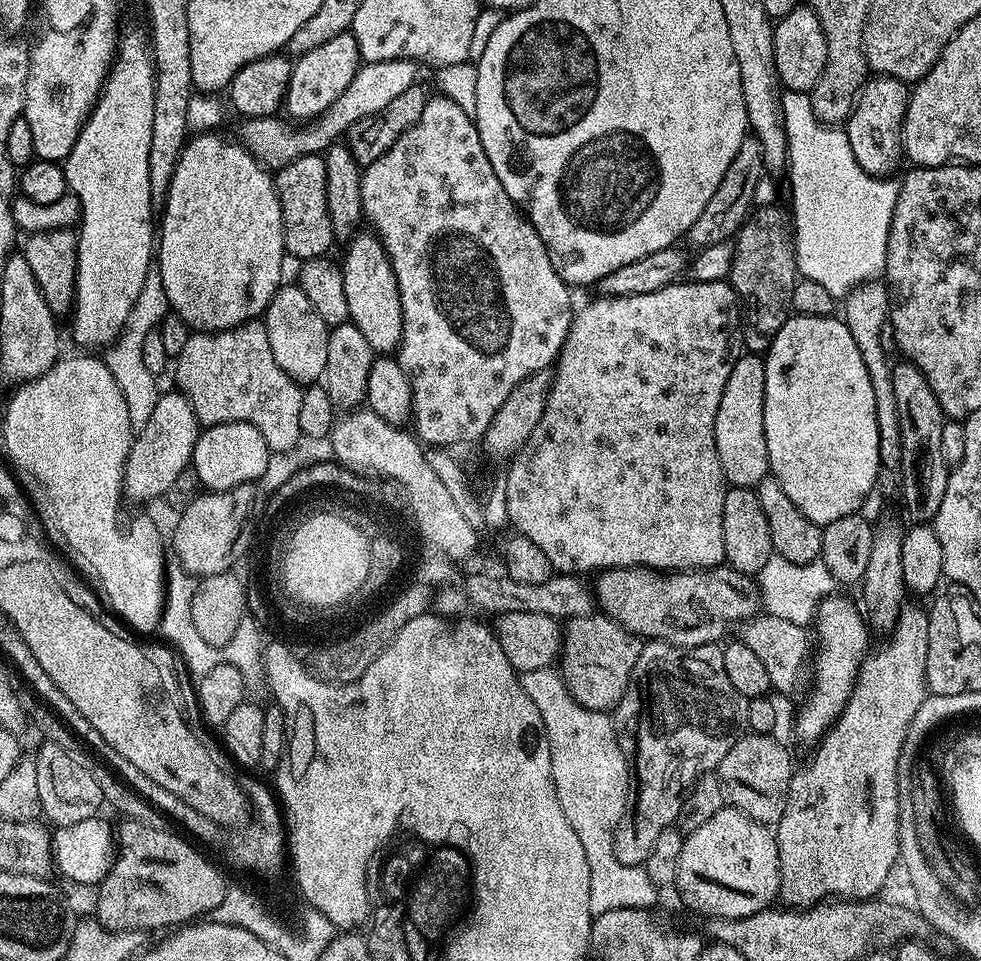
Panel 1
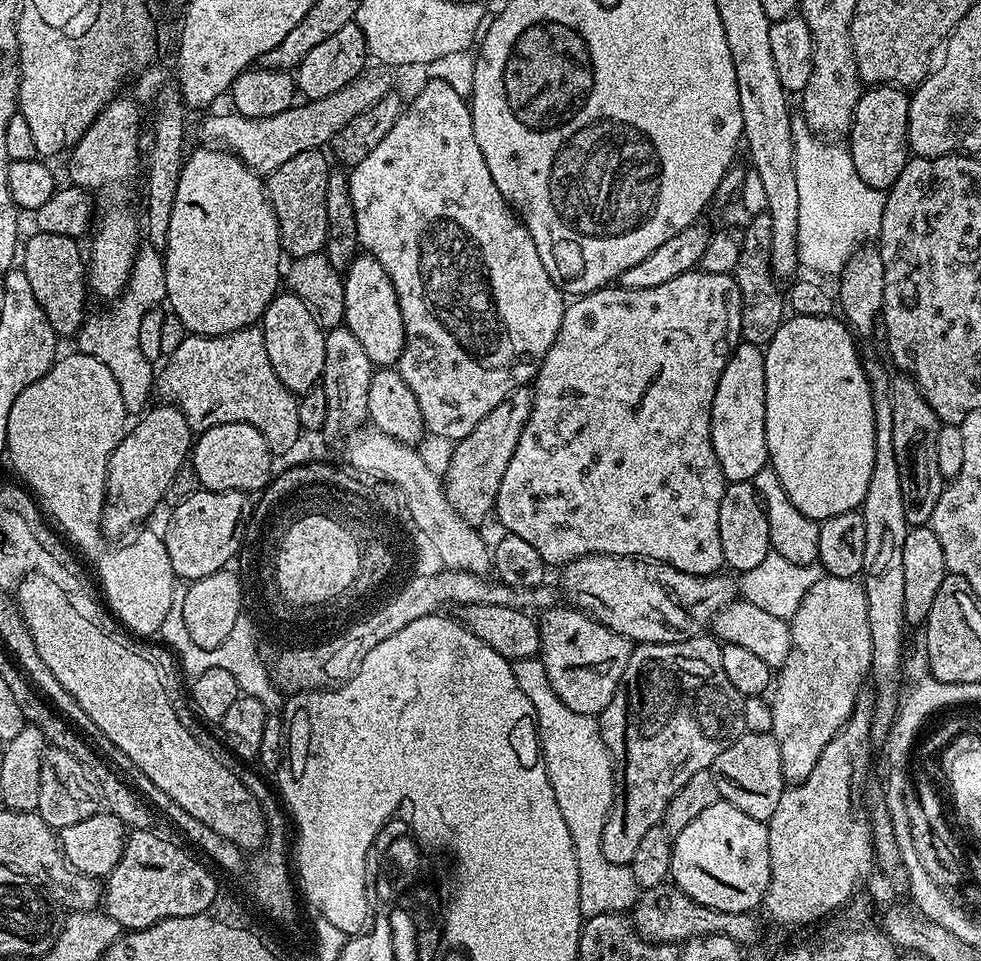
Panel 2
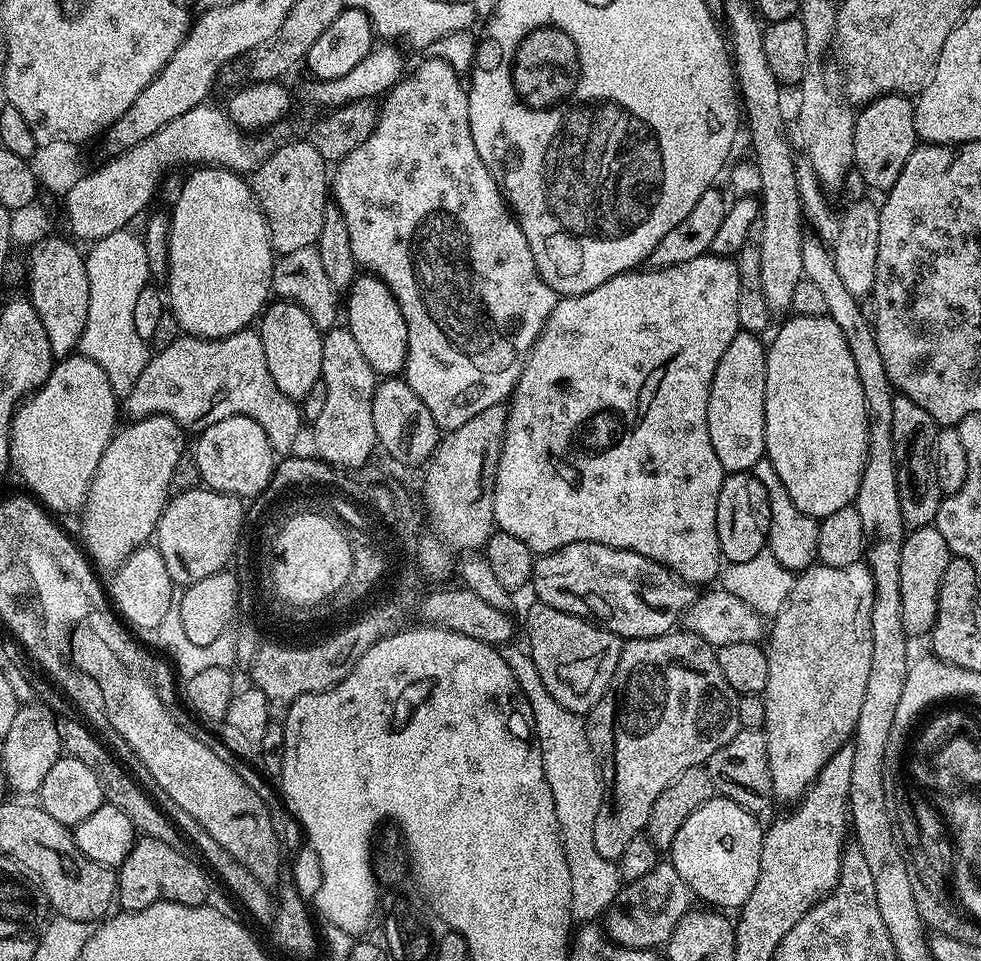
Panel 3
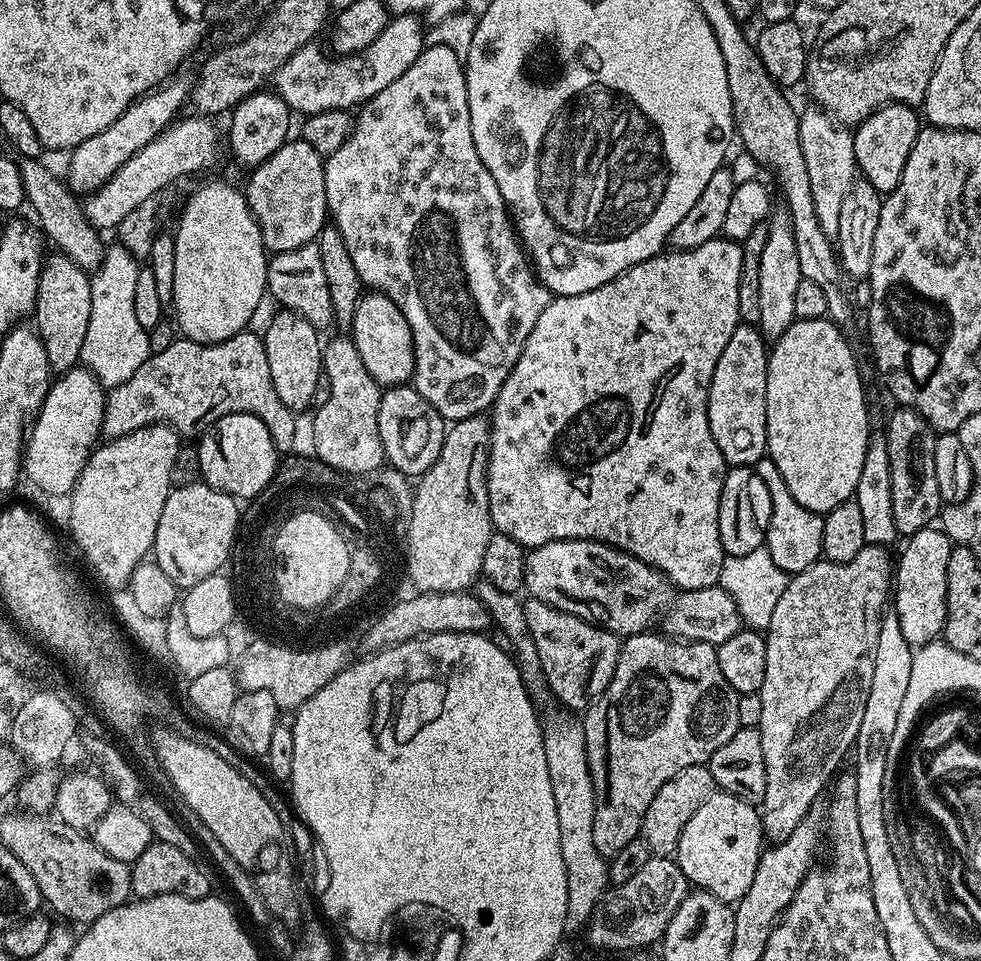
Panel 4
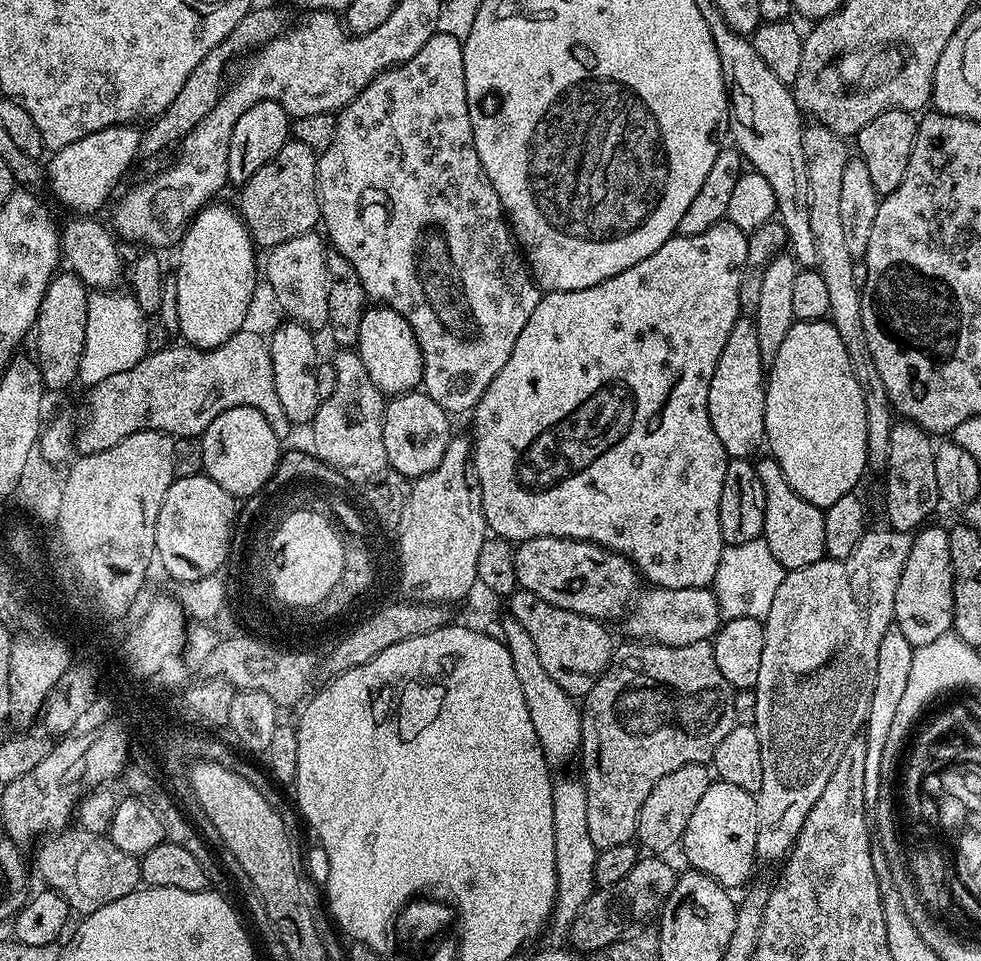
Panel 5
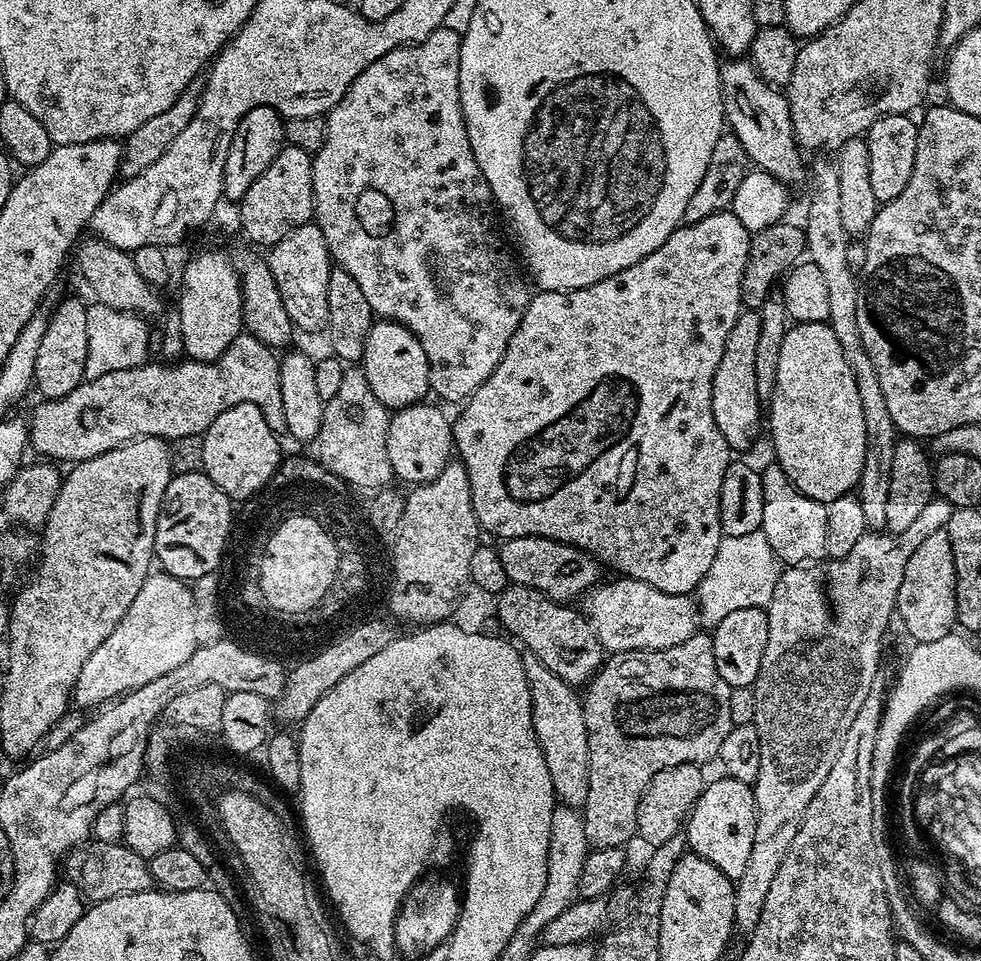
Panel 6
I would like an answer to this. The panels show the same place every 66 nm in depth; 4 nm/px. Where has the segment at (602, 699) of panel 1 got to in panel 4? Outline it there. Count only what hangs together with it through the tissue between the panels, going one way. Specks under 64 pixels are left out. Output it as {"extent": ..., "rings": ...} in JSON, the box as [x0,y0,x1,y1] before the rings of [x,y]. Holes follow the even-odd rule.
{"extent":[523,598,621,709],"rings":[[[528,598],[523,605],[526,626],[530,626],[542,670],[548,679],[548,692],[568,708],[586,709],[606,690],[620,657],[621,641],[615,632],[608,632],[574,614],[566,614],[541,600]]]}

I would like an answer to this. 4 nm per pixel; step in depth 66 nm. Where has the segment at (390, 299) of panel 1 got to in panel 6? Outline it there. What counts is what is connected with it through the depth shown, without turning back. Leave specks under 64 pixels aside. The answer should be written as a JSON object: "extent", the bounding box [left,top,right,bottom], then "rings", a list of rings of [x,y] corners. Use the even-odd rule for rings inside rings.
{"extent":[362,319,432,410],"rings":[[[377,319],[373,323],[366,338],[362,367],[370,390],[374,390],[374,398],[389,410],[421,403],[427,397],[424,395],[429,395],[432,375],[426,350],[422,350],[422,342],[414,338],[411,330],[396,320]]]}

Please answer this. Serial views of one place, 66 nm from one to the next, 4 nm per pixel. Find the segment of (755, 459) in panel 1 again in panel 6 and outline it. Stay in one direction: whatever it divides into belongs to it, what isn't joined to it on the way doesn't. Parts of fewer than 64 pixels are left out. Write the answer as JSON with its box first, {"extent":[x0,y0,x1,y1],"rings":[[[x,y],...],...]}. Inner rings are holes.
{"extent":[712,311,762,453],"rings":[[[741,311],[738,322],[734,322],[734,327],[730,329],[730,335],[726,338],[722,362],[718,362],[718,370],[714,370],[712,383],[714,422],[718,422],[718,430],[722,430],[722,438],[726,438],[729,448],[737,453],[746,451],[755,442],[756,435],[760,432],[760,424],[762,428],[762,412],[760,416],[762,401],[758,398],[758,386],[754,379],[754,357],[761,330],[759,311]]]}

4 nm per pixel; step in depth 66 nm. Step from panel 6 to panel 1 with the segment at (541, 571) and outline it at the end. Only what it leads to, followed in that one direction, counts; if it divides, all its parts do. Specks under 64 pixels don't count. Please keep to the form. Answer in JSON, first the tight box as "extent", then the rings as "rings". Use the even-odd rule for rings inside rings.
{"extent":[594,566,761,648],"rings":[[[643,566],[606,568],[595,577],[595,580],[594,600],[603,615],[609,616],[635,636],[647,638],[649,641],[663,640],[669,644],[679,644],[682,648],[717,643],[721,639],[719,636],[731,624],[739,625],[747,621],[757,615],[761,607],[760,589],[756,587],[755,579],[727,566],[703,570],[661,570]]]}

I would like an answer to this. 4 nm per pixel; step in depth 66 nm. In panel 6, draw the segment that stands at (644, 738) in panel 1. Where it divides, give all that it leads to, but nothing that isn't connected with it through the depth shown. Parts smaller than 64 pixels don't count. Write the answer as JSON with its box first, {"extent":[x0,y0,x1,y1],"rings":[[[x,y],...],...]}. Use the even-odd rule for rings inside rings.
{"extent":[582,634,733,849],"rings":[[[697,634],[686,638],[686,642],[678,642],[678,646],[670,646],[666,650],[650,650],[649,652],[613,652],[600,665],[599,672],[588,681],[583,693],[584,717],[586,718],[586,734],[590,742],[590,786],[587,788],[587,800],[582,809],[583,826],[591,849],[618,848],[627,845],[627,841],[635,837],[637,826],[638,802],[650,786],[650,778],[658,774],[658,770],[666,770],[666,766],[679,764],[707,765],[707,760],[715,761],[720,754],[722,742],[726,734],[730,734],[733,722],[730,718],[730,694],[732,687],[718,674],[718,666],[714,666],[714,646],[711,635]]]}

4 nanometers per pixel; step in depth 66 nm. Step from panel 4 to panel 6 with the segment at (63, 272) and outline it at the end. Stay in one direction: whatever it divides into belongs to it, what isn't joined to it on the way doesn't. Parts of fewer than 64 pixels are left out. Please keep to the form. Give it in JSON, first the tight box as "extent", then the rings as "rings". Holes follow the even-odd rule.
{"extent":[34,300,88,400],"rings":[[[64,300],[56,309],[51,309],[46,334],[42,334],[42,346],[38,346],[38,358],[34,361],[34,388],[46,400],[57,400],[74,390],[85,380],[86,370],[86,310],[88,304],[80,300]]]}

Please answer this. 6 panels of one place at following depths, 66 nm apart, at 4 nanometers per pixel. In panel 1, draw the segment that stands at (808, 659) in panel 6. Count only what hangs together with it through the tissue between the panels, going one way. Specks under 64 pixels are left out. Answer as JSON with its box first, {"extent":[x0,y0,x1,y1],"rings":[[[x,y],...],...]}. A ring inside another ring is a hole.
{"extent":[796,594,870,741],"rings":[[[839,594],[820,601],[814,617],[814,629],[816,628],[816,636],[820,639],[820,649],[816,652],[816,677],[812,680],[812,693],[805,698],[804,705],[796,716],[796,732],[804,740],[819,741],[835,724],[850,698],[860,666],[866,659],[870,629],[861,609],[857,605],[856,608]]]}

